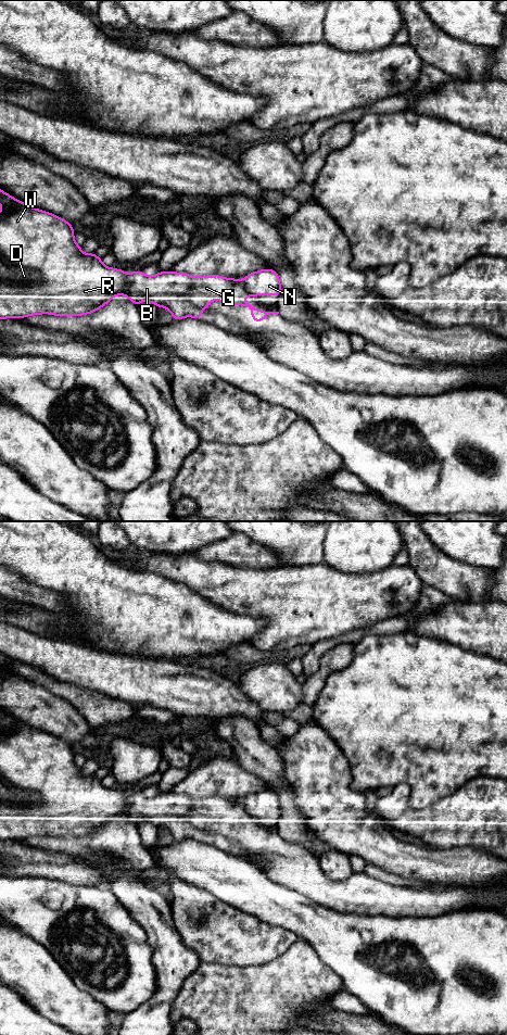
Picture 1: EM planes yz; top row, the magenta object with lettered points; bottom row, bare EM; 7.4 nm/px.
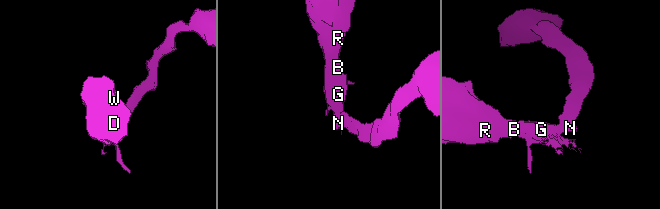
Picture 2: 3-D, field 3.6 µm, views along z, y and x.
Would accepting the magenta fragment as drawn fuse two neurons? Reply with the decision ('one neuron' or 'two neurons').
two neurons

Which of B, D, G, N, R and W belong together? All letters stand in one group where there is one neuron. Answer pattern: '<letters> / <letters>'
B D G R W / N

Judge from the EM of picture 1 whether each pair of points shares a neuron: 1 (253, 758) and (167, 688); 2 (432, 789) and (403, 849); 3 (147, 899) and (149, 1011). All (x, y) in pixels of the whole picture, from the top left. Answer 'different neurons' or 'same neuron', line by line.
1: different neurons
2: different neurons
3: same neuron

